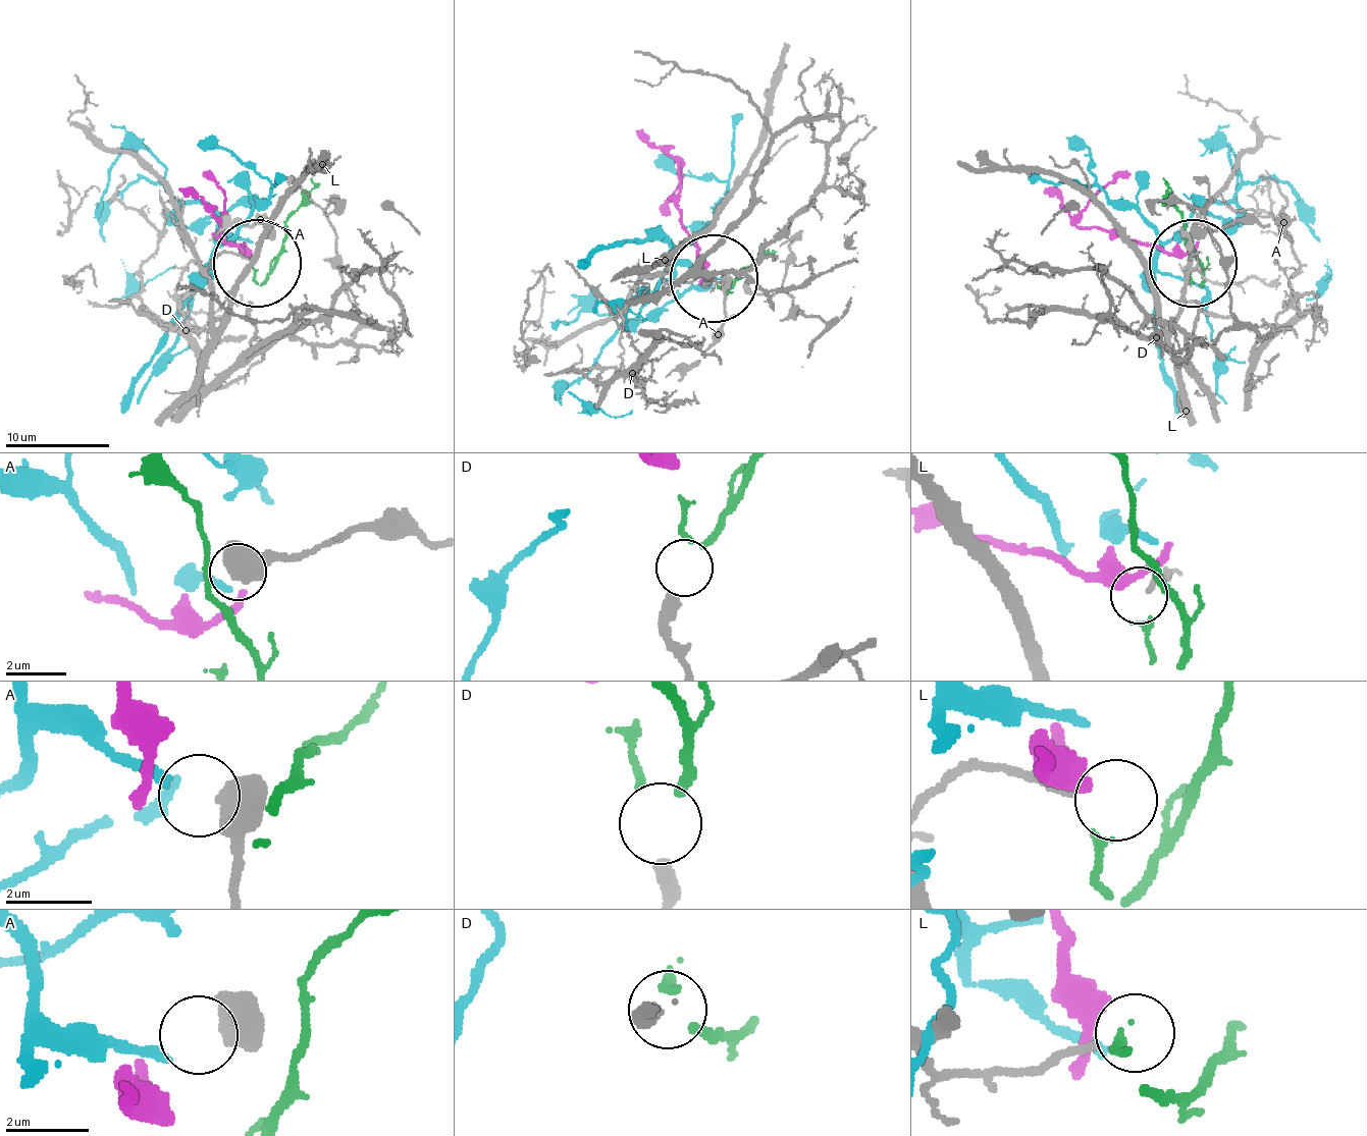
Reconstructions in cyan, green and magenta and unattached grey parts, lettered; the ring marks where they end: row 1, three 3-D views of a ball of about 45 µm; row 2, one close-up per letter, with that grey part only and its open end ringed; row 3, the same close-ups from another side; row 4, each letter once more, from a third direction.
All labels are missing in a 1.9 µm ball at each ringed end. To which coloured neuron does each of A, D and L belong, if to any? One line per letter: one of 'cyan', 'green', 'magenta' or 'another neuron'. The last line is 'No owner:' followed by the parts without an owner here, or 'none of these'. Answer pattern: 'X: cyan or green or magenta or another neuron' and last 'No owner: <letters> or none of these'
A: cyan
D: green
L: another neuron
No owner: L

